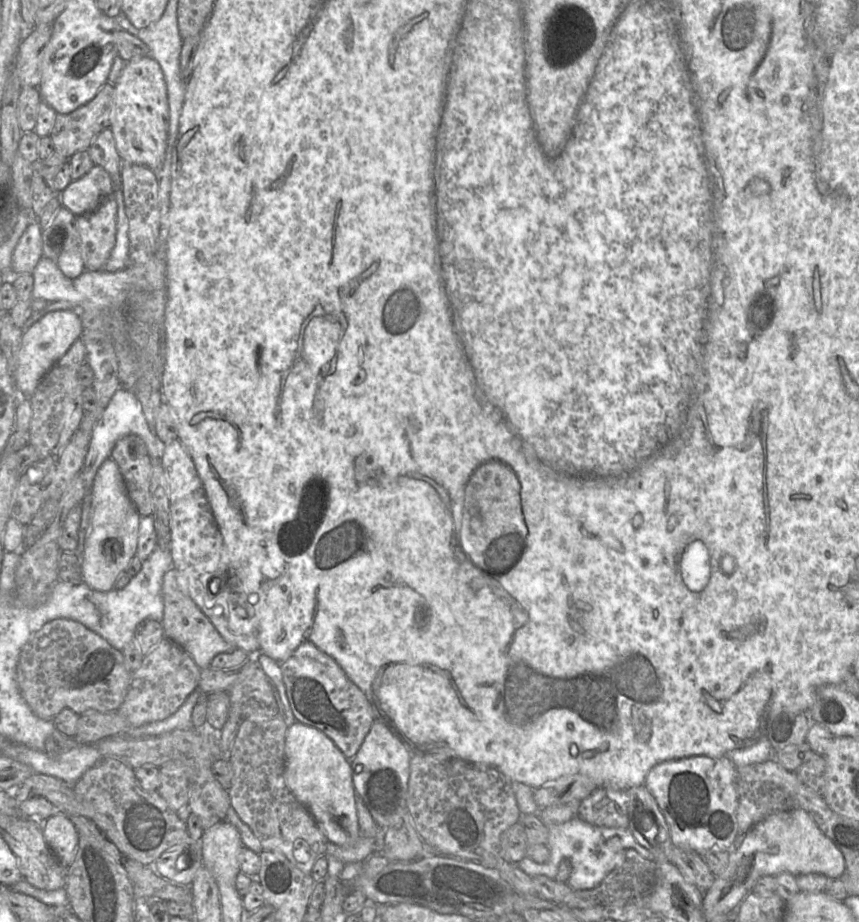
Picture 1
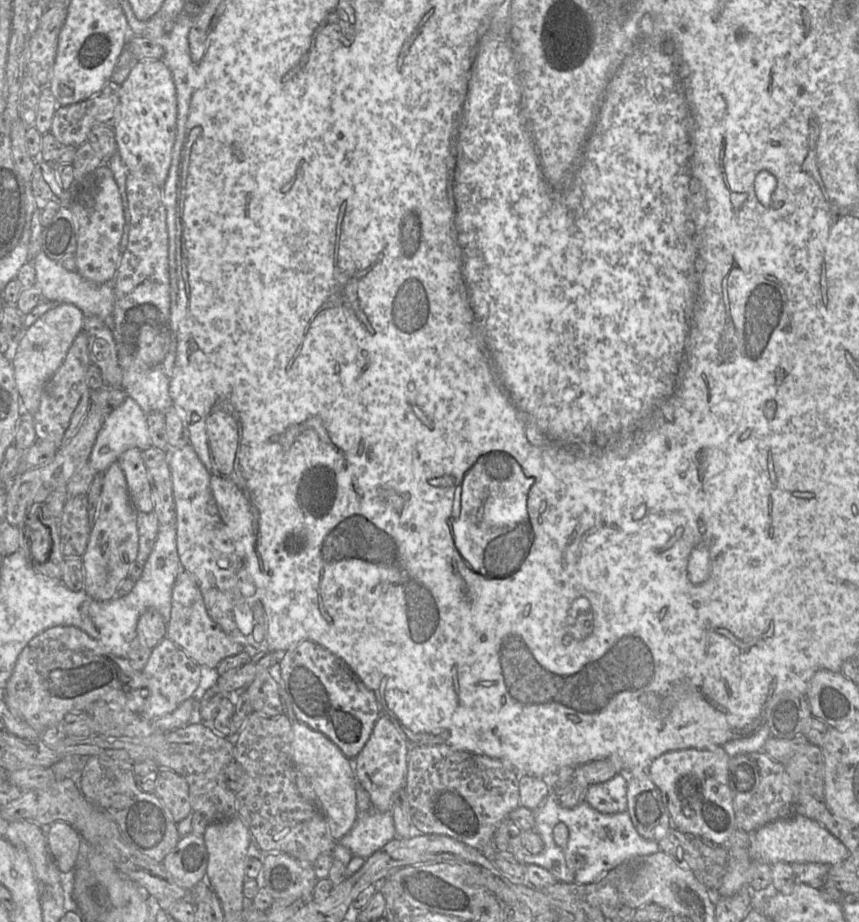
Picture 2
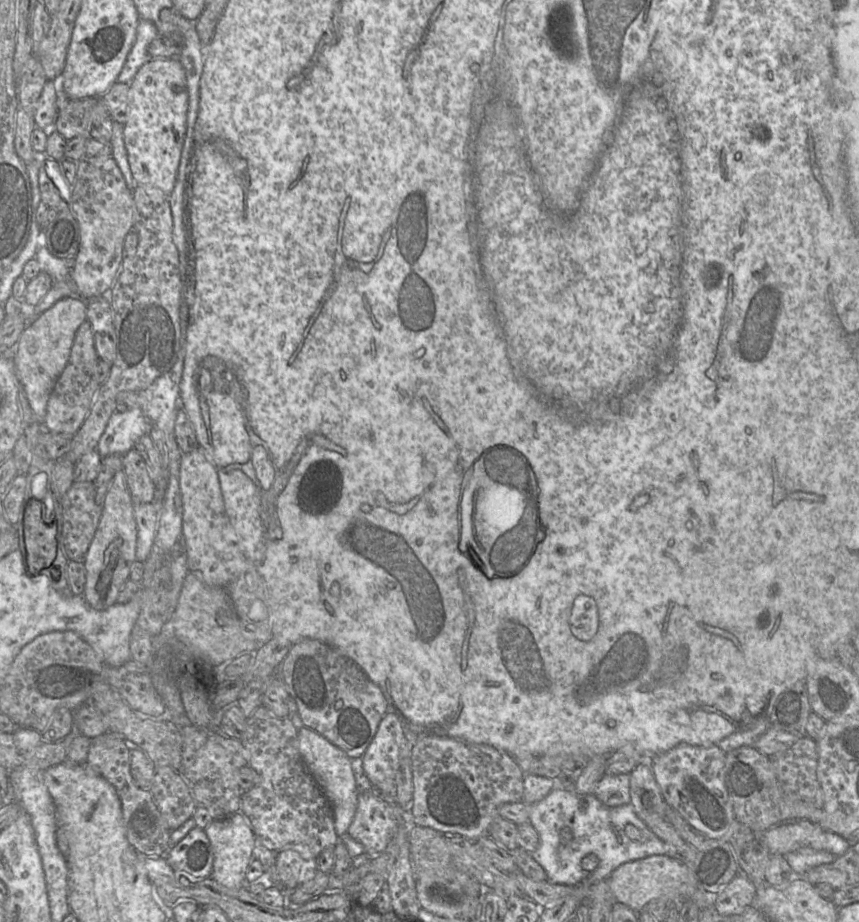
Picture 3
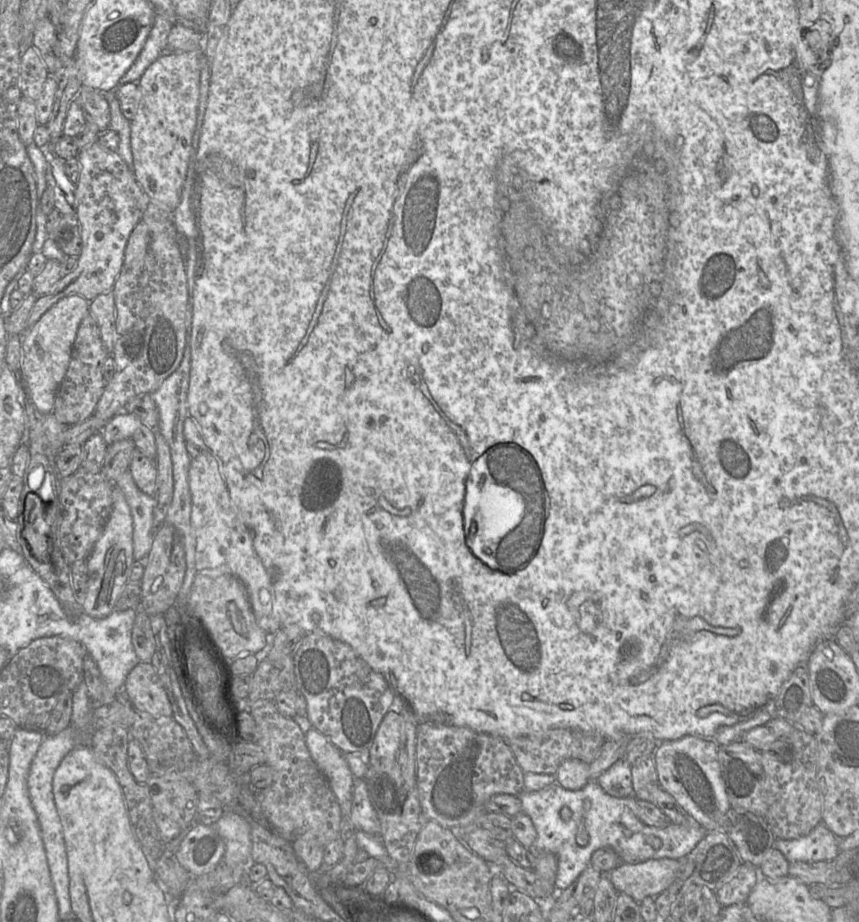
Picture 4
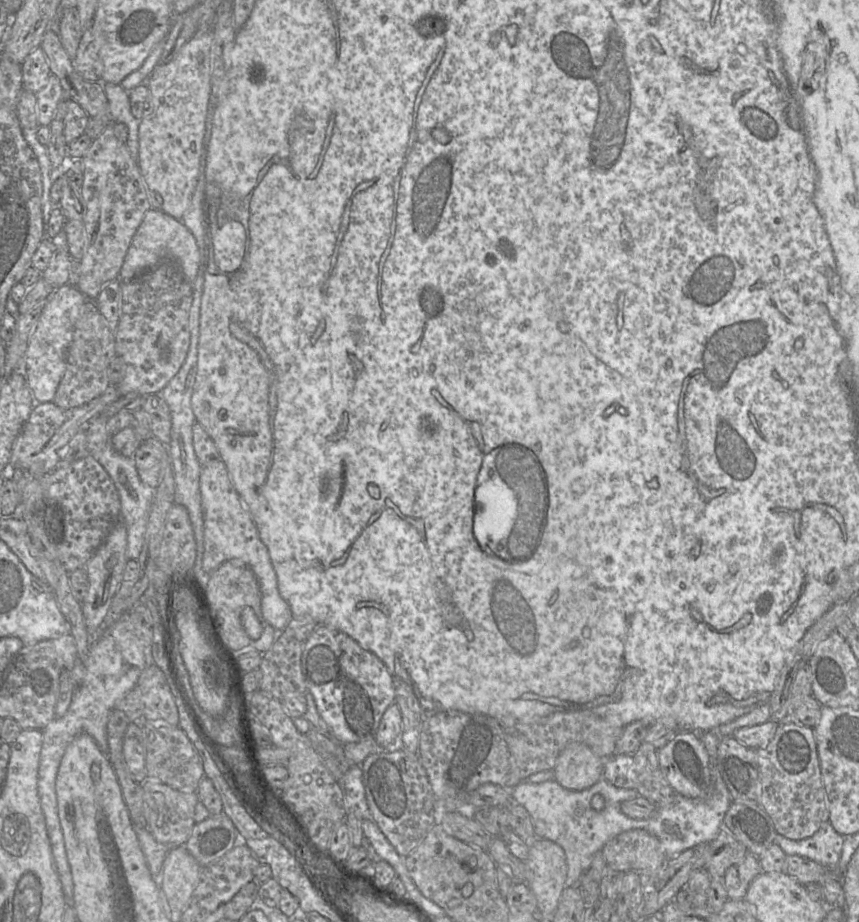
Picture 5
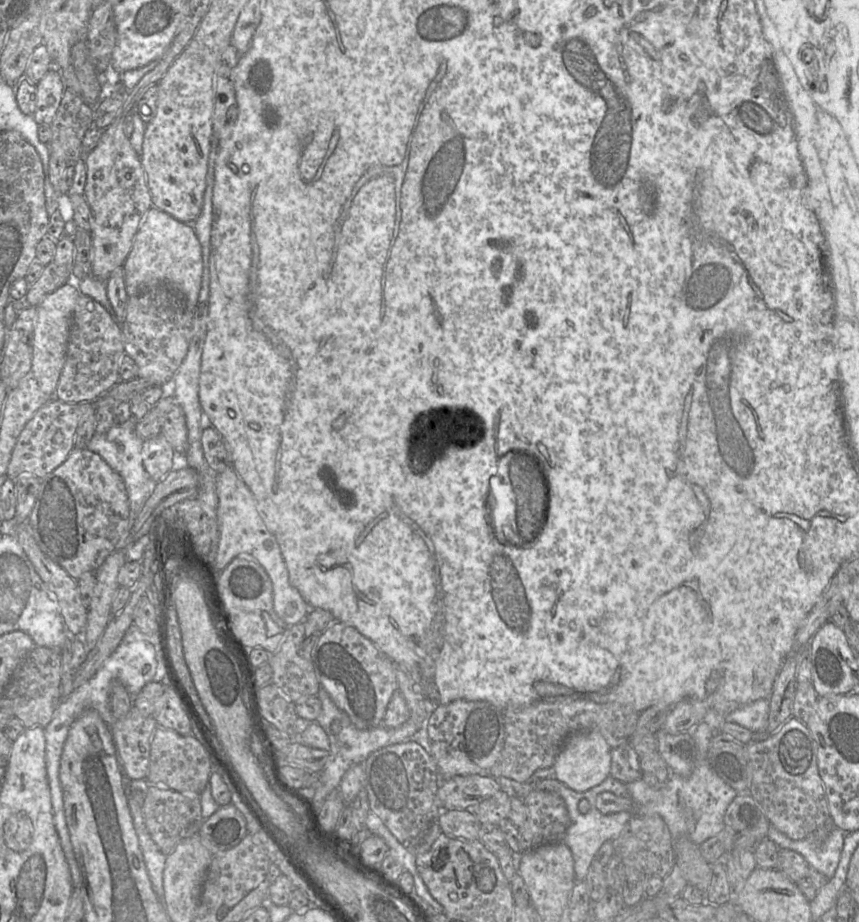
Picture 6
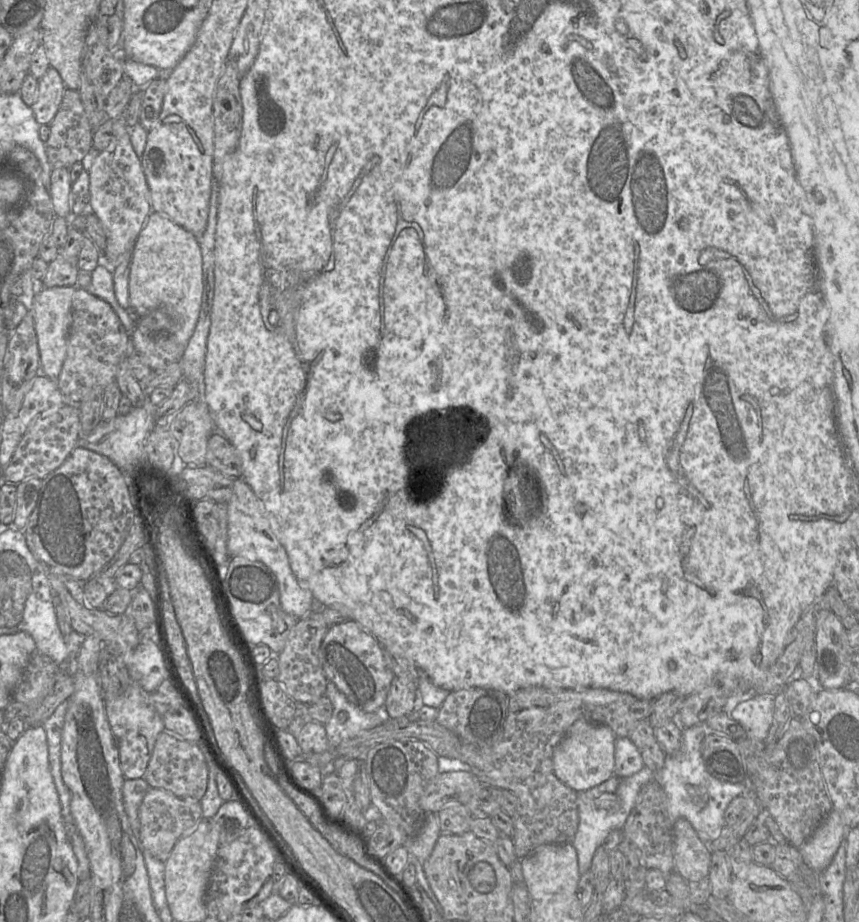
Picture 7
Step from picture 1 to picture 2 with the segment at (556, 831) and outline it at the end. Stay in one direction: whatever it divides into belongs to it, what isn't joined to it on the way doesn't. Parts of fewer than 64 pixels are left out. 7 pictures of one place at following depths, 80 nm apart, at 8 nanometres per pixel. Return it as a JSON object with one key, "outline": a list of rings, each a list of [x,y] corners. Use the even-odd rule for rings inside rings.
{"outline":[[[552,791],[541,806],[532,811],[535,819],[534,831],[543,841],[543,850],[537,855],[531,855],[522,850],[514,858],[523,865],[533,864],[546,869],[557,882],[578,885],[596,883],[603,879],[610,870],[627,860],[647,857],[661,851],[656,841],[646,840],[638,834],[628,811],[602,814],[586,801],[574,808],[564,808],[560,806],[558,797]],[[558,823],[564,823],[568,827],[569,840],[566,847],[560,847],[554,841],[553,831]],[[566,854],[581,855],[585,859],[585,865],[576,872],[570,870],[566,864]]]}

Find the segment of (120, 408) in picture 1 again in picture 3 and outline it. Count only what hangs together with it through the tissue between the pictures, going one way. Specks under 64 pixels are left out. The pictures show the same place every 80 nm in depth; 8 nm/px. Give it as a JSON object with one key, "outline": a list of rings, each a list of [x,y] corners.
{"outline":[[[140,408],[115,412],[110,417],[96,450],[102,458],[109,455],[123,456],[135,448],[143,435],[149,434],[150,425]]]}

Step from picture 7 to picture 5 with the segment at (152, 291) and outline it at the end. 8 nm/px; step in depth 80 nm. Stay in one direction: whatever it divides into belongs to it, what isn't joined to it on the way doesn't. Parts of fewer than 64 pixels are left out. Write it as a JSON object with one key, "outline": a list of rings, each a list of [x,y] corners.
{"outline":[[[150,208],[133,236],[118,278],[121,281],[132,280],[162,262],[175,263],[185,280],[193,285],[200,267],[200,249],[195,237],[181,220],[174,219],[162,211]]]}

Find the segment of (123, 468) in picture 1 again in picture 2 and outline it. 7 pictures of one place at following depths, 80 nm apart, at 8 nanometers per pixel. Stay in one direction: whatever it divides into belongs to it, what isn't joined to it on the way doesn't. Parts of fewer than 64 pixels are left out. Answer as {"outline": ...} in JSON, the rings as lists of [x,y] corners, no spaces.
{"outline":[[[137,447],[129,448],[119,456],[117,462],[125,474],[128,491],[137,511],[150,513],[153,511],[153,501],[142,452]]]}

